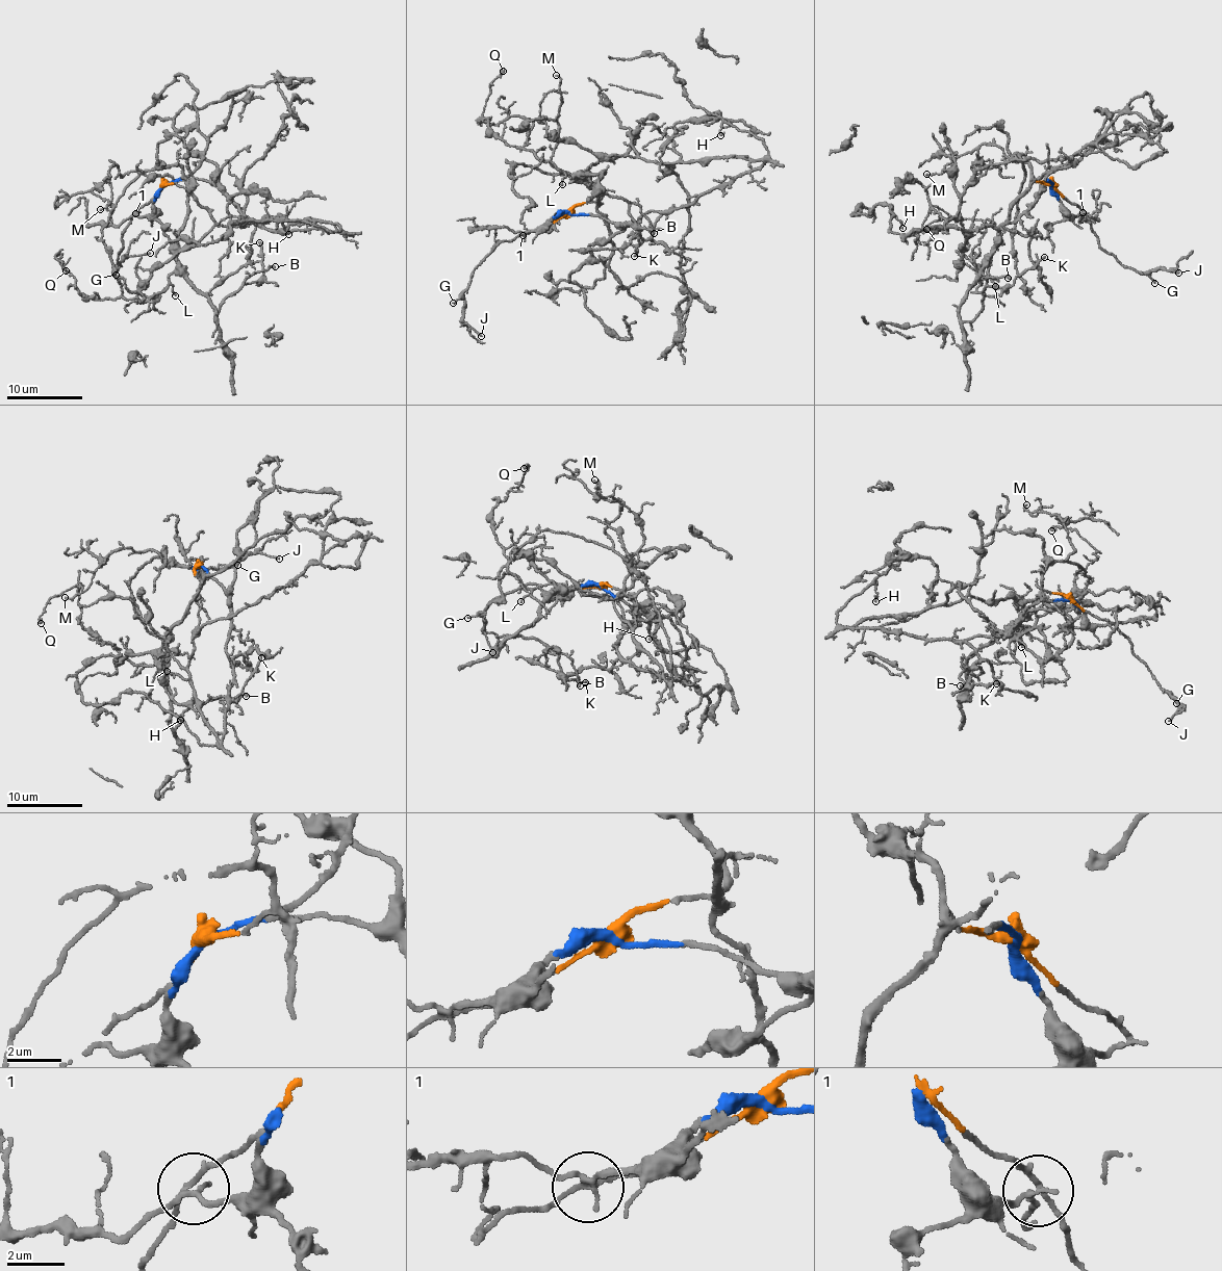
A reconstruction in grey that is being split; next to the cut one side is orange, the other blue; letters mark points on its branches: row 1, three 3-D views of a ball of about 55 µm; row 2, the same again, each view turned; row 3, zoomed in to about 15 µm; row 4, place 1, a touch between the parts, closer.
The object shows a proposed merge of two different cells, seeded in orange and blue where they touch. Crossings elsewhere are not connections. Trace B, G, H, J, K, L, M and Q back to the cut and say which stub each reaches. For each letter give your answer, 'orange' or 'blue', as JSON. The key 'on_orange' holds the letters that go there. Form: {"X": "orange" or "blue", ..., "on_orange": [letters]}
{"B": "orange", "G": "orange", "H": "blue", "J": "orange", "K": "orange", "L": "orange", "M": "orange", "Q": "orange", "on_orange": ["B", "G", "J", "K", "L", "M", "Q"]}

